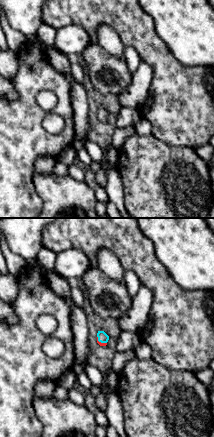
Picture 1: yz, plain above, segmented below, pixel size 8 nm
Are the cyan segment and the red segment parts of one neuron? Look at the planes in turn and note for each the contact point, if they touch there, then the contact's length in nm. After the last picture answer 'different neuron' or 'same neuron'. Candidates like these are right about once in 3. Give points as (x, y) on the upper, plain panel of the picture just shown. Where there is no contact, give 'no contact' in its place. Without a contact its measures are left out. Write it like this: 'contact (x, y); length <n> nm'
contact (100, 117); length 100 nm

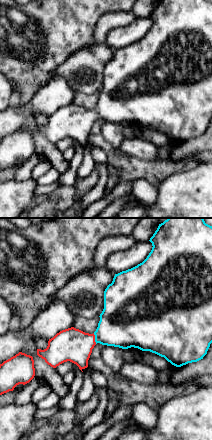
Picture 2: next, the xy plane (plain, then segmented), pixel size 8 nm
contact (95, 114); length 90 nm

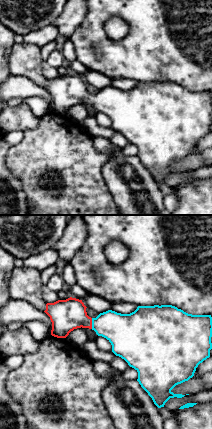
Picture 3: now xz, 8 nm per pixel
contact (92, 99); length 90 nm

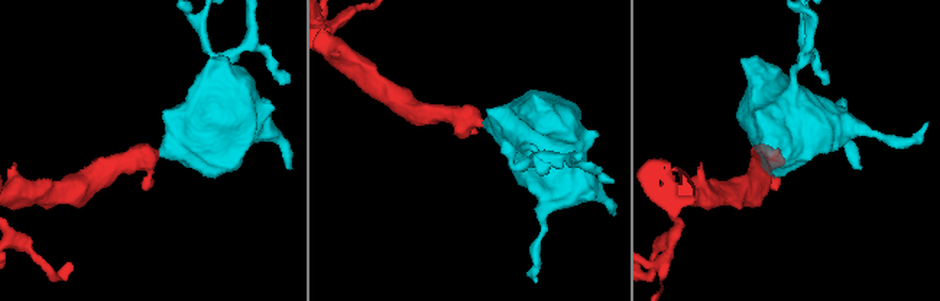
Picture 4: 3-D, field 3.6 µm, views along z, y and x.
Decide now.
same neuron

